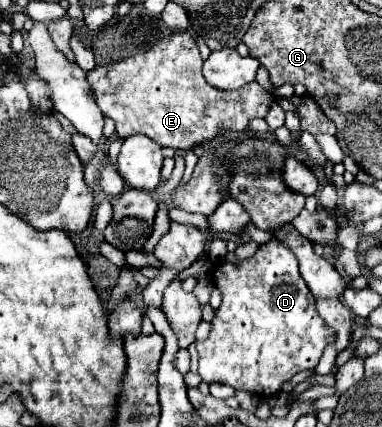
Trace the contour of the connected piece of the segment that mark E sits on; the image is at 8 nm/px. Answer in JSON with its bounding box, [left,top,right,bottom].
[87,31,273,151]

